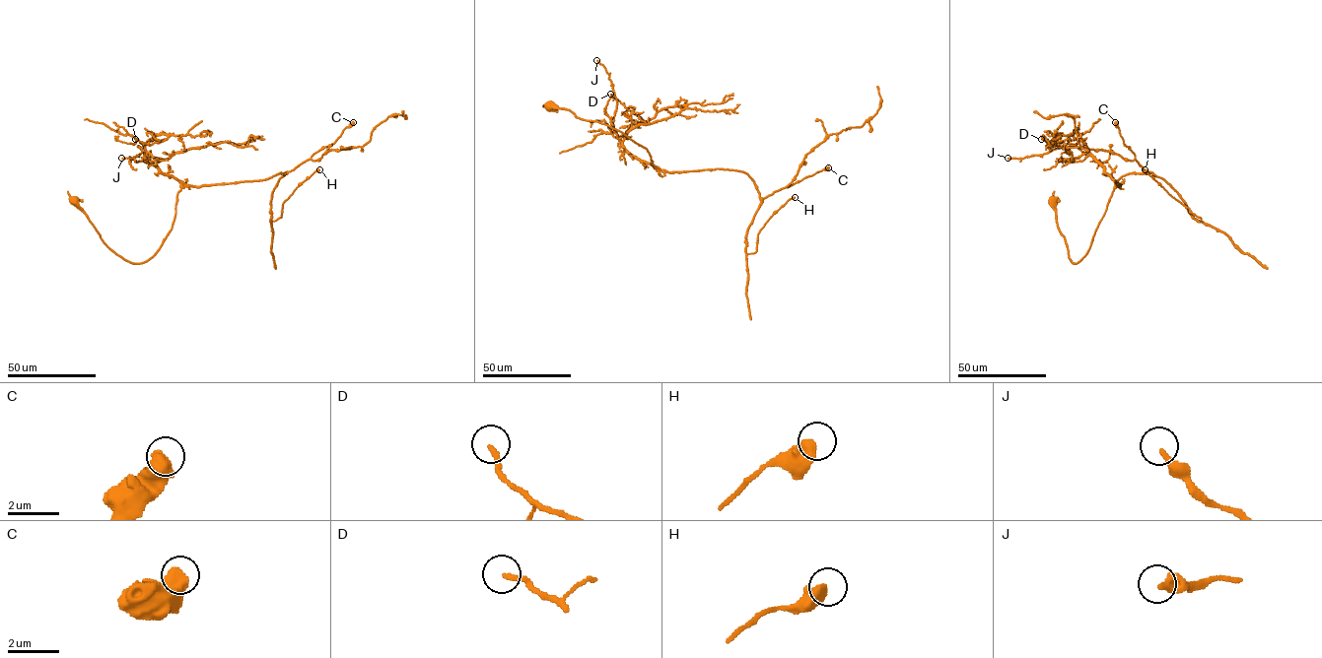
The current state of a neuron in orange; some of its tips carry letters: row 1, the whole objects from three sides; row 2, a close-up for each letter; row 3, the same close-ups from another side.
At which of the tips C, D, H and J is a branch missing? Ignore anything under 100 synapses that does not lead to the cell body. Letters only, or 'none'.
none

